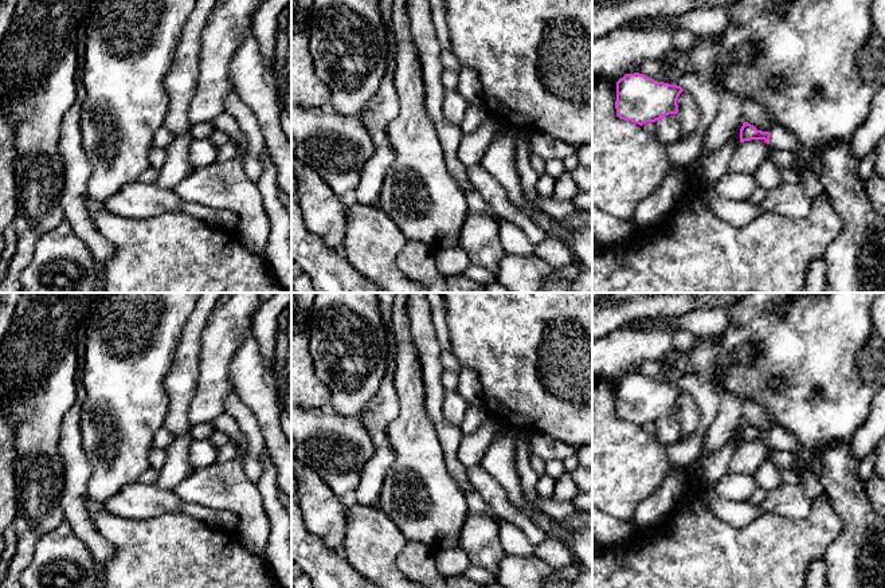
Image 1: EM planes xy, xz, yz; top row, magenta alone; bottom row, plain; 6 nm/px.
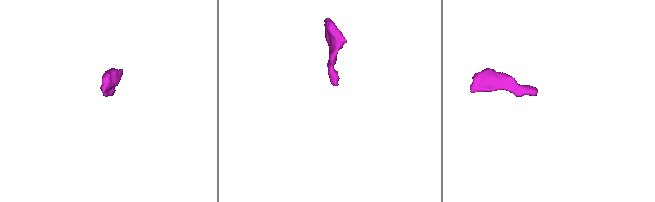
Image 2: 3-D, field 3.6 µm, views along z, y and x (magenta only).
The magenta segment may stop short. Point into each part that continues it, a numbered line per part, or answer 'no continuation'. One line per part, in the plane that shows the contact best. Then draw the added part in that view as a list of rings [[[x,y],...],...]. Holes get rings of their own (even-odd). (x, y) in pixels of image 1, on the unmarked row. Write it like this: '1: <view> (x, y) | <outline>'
1: yz (780, 439) | [[[776,427],[771,431],[768,446],[774,450],[787,451],[791,454],[796,454],[800,450],[796,438],[782,427]]]

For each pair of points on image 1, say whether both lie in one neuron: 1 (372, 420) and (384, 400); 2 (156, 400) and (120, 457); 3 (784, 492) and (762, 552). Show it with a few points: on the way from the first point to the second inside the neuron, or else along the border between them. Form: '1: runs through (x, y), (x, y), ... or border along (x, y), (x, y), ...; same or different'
1: runs through (378, 415), (384, 406); same
2: runs through (143, 414), (120, 436), (120, 443); same
3: border along (763, 513), (775, 513), (788, 518), (806, 517); different

